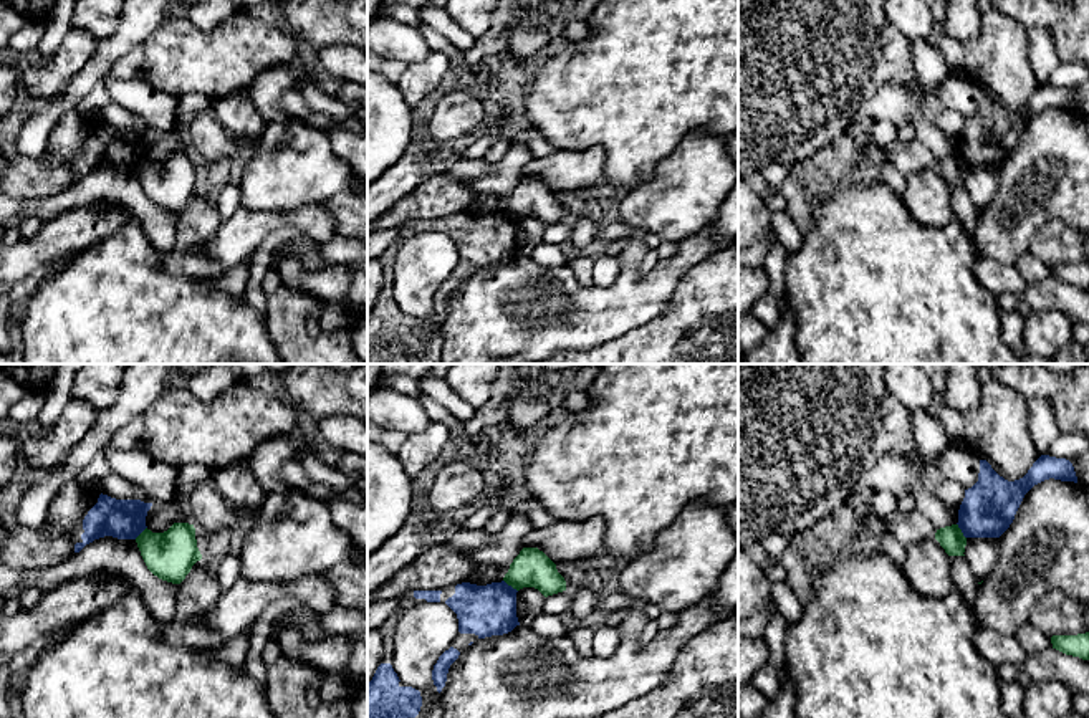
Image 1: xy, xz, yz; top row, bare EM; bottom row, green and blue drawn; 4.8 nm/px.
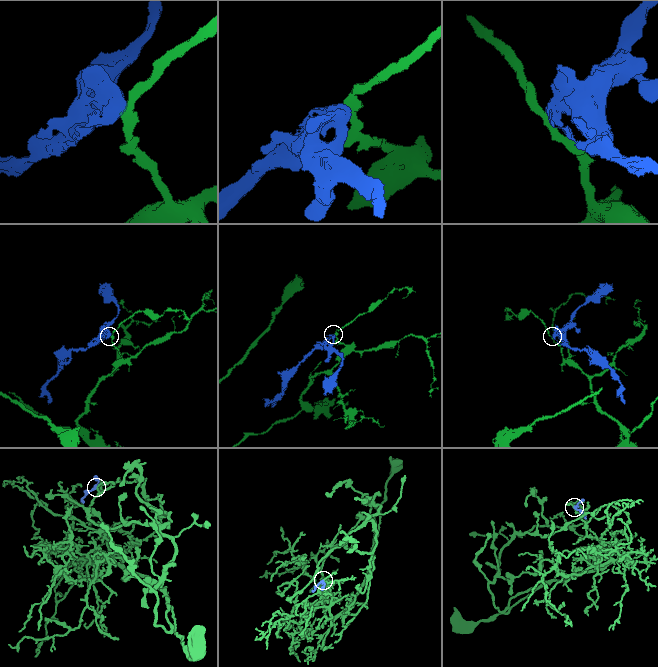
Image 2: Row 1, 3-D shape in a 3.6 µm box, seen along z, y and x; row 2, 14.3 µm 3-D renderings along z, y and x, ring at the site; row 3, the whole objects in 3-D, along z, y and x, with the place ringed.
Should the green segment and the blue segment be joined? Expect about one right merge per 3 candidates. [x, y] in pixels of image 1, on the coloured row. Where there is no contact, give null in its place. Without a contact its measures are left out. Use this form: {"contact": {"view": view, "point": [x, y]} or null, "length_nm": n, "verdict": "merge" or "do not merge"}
{"contact": {"view": "xz", "point": [510, 584]}, "length_nm": 90, "verdict": "do not merge"}

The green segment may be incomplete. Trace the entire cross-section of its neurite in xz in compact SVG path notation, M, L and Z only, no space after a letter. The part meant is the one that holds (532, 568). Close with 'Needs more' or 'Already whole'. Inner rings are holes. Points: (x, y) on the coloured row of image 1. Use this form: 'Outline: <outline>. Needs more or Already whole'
Outline: M523 548L503 581L516 591L535 587L544 597L566 591L566 581L556 564L538 548Z. Already whole

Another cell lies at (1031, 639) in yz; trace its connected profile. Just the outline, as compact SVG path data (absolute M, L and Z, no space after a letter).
M1031 624L1023 625L1013 637L1028 653L1043 652L1053 647L1051 637Z

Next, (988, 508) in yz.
M1041 455L1028 473L1015 481L1000 476L986 460L980 460L978 481L965 490L958 510L958 528L965 538L1000 538L1013 523L1024 495L1044 480L1077 483L1074 467L1066 458Z

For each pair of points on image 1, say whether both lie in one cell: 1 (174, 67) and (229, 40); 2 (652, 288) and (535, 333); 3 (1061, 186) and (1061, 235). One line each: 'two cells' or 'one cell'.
1: one cell
2: one cell
3: two cells

